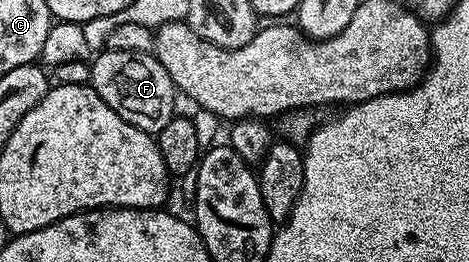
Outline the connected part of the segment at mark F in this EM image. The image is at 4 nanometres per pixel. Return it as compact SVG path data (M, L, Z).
M104 49L94 55L90 63L91 78L89 84L129 124L148 132L157 132L169 124L169 120L176 113L175 98L177 91L175 82L161 68L161 64L155 59L154 53L148 52L117 52Z

